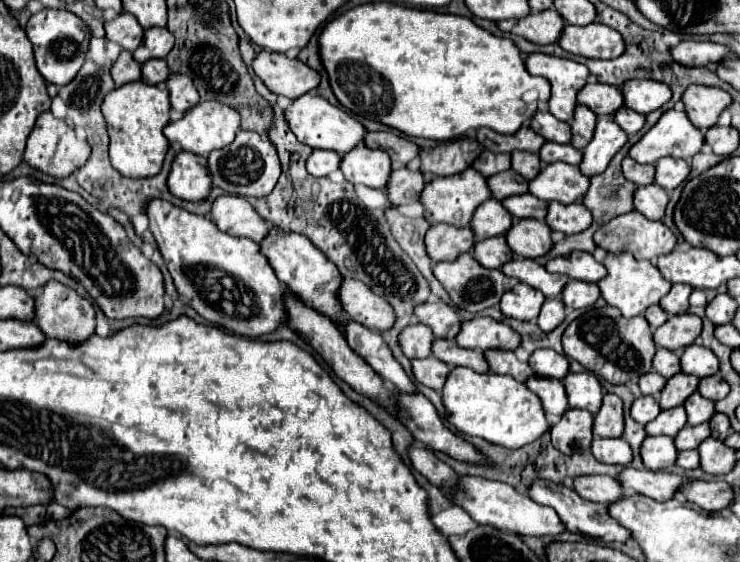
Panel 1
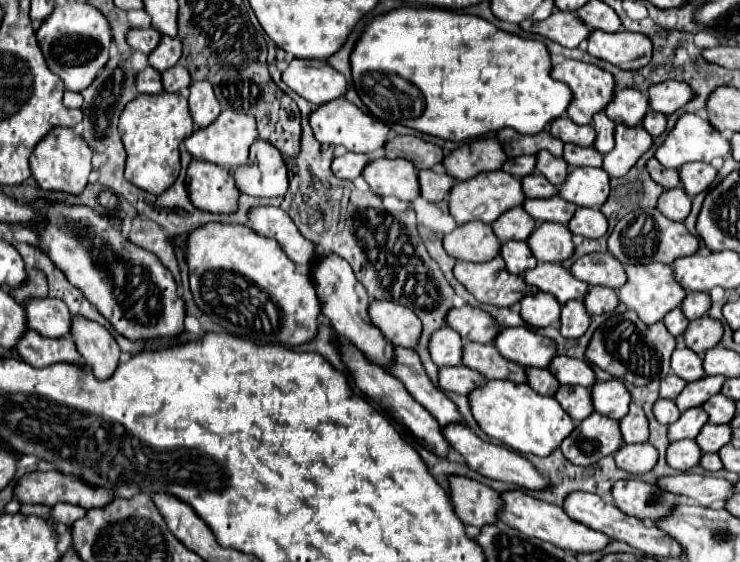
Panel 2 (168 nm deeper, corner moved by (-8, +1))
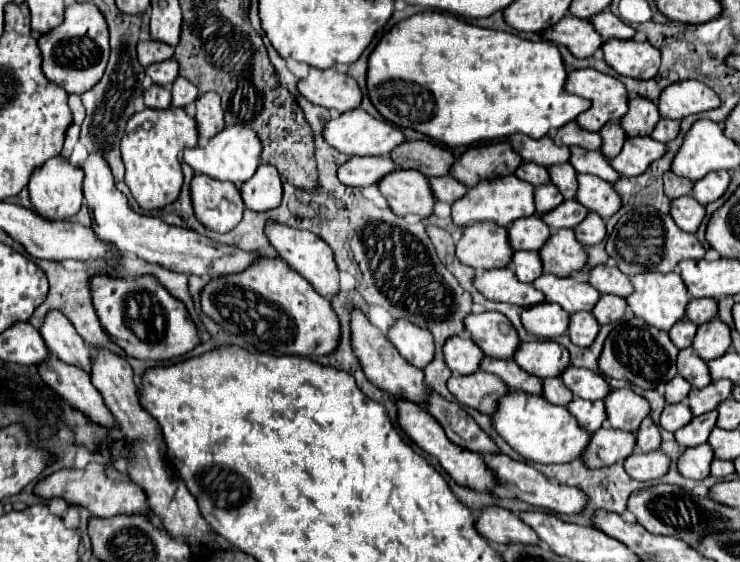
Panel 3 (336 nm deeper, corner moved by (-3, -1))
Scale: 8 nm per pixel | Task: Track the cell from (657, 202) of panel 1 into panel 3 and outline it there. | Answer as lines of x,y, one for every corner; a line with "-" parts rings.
683,196
671,202
671,216
683,230
695,234
705,218
705,206
691,196

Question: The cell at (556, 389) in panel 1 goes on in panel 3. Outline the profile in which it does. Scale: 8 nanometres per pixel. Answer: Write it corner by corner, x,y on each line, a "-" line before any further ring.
575,398
567,410
579,420
579,424
583,426
583,430
587,430
589,434
597,432
603,422
607,420
607,412
605,412
605,402
597,400
597,402
587,402
587,400
579,400

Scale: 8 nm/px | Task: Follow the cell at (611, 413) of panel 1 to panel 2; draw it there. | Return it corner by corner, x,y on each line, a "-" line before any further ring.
634,402
630,404
628,414
620,420
620,432
622,432
622,440
626,444
648,440
648,420
638,404
634,404

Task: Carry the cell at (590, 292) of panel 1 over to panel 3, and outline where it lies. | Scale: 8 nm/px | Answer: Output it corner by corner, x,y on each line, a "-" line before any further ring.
601,296
599,300
599,306
595,306
593,310
593,316
597,318
597,322
603,326
603,324
609,324
609,322
617,322
623,318
625,314
625,308
627,308
627,300
625,298
619,298
619,296

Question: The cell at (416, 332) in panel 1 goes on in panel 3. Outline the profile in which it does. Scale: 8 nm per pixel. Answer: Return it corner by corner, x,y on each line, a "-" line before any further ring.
459,334
445,342
445,362
455,374
473,374
479,370
481,360
485,358
483,350
467,336

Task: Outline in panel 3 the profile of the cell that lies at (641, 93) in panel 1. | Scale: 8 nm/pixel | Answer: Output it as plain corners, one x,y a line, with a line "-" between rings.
683,80
667,86
659,96
659,112
663,118
683,120
691,114
701,114
713,108
719,108
719,96
697,80

